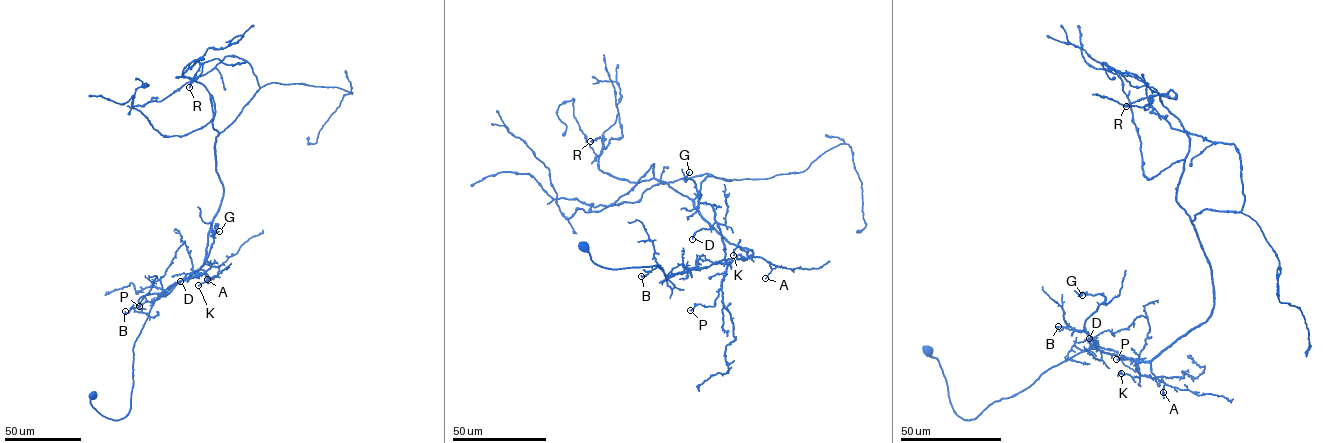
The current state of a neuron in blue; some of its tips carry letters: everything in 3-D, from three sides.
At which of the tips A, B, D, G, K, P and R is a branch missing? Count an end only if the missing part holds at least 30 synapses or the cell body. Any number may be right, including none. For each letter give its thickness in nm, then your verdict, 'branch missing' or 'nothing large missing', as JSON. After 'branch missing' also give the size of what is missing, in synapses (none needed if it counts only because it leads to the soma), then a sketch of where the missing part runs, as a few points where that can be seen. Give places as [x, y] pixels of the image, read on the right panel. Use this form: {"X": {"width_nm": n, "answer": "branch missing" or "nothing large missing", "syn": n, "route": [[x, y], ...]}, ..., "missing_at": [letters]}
{"A": {"width_nm": 160, "answer": "nothing large missing"}, "B": {"width_nm": 180, "answer": "nothing large missing"}, "D": {"width_nm": 160, "answer": "nothing large missing"}, "G": {"width_nm": 130, "answer": "nothing large missing"}, "K": {"width_nm": 150, "answer": "nothing large missing"}, "P": {"width_nm": 190, "answer": "nothing large missing"}, "R": {"width_nm": 190, "answer": "nothing large missing"}, "missing_at": []}

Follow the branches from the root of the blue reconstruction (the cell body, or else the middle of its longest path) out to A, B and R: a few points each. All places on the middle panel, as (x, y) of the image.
A: (584, 246), (598, 265), (615, 269), (659, 265), (665, 280), (722, 260), (760, 256), (771, 269), (765, 278)
B: (584, 246), (592, 260), (604, 267), (659, 265), (665, 280), (687, 271), (667, 276), (656, 266), (641, 276)
R: (584, 246), (598, 265), (659, 265), (665, 280), (753, 254), (665, 181), (605, 173), (601, 138), (590, 141)

